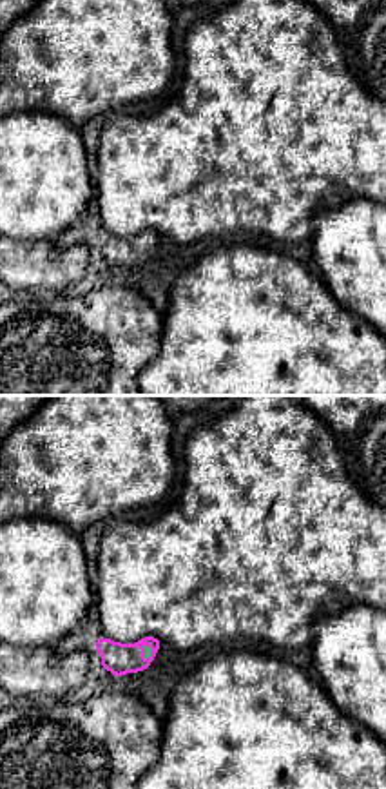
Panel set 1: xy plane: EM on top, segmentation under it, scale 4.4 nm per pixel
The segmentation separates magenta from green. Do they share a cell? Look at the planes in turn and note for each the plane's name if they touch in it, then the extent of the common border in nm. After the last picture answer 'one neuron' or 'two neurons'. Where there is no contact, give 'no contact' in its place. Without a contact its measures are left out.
contact in xy; length 70 nm

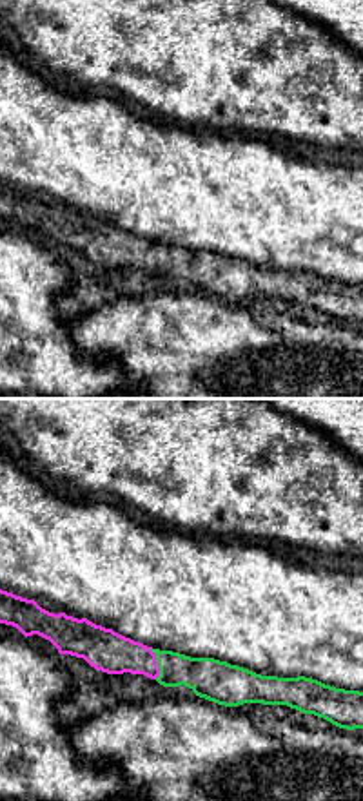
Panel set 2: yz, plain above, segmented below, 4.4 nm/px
contact in yz; length 150 nm

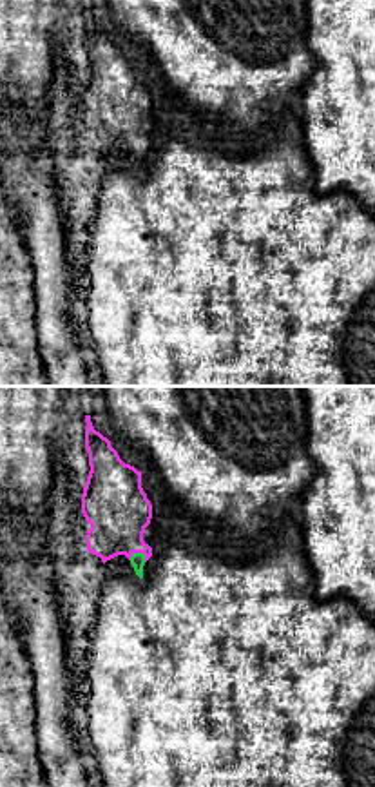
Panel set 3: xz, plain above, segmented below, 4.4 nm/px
contact in xz; length 80 nm

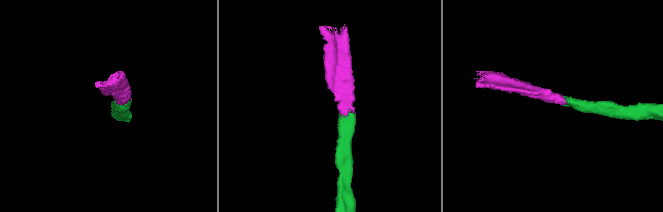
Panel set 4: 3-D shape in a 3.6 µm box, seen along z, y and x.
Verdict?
one neuron

